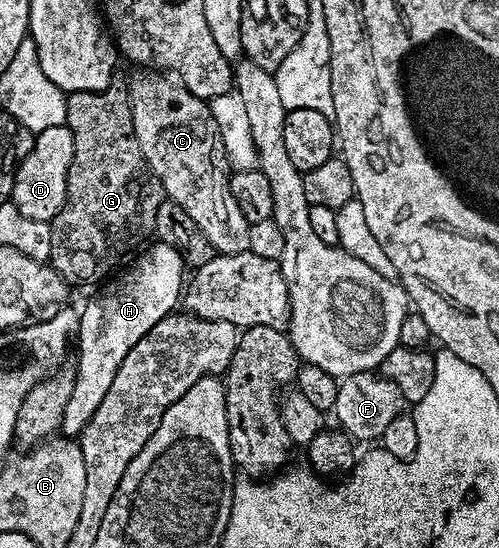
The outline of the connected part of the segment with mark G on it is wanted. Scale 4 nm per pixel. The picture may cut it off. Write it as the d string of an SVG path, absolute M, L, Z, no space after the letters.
M115 77L102 91L74 91L65 99L67 117L64 126L71 129L75 153L67 173L67 197L63 209L51 224L51 253L48 262L70 285L104 280L109 270L132 247L140 248L155 225L155 213L163 202L161 183L145 166L145 158L135 137L135 125L129 104L129 84Z

